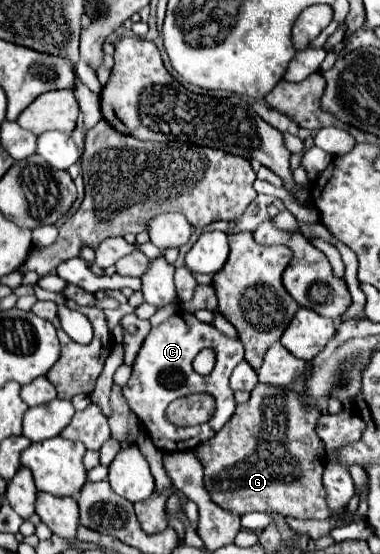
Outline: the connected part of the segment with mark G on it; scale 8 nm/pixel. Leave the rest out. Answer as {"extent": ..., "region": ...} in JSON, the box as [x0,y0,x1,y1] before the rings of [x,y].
{"extent":[195,383,327,519],"region":[[[259,383],[251,391],[251,399],[237,405],[235,415],[213,437],[195,447],[205,471],[205,489],[209,489],[211,501],[233,515],[245,515],[251,511],[277,511],[285,517],[297,519],[327,519],[327,503],[323,493],[323,441],[315,427],[321,417],[321,409],[307,405],[303,395],[289,387],[273,387]]]}

